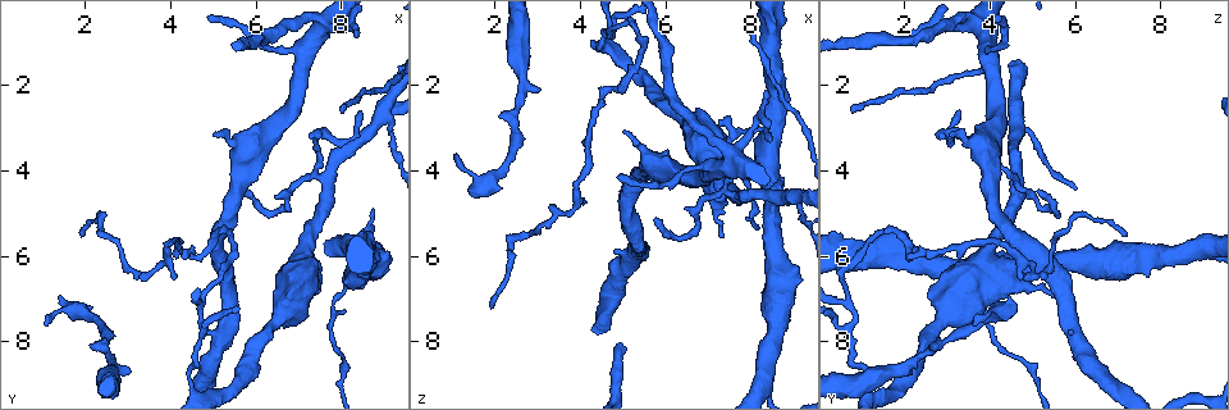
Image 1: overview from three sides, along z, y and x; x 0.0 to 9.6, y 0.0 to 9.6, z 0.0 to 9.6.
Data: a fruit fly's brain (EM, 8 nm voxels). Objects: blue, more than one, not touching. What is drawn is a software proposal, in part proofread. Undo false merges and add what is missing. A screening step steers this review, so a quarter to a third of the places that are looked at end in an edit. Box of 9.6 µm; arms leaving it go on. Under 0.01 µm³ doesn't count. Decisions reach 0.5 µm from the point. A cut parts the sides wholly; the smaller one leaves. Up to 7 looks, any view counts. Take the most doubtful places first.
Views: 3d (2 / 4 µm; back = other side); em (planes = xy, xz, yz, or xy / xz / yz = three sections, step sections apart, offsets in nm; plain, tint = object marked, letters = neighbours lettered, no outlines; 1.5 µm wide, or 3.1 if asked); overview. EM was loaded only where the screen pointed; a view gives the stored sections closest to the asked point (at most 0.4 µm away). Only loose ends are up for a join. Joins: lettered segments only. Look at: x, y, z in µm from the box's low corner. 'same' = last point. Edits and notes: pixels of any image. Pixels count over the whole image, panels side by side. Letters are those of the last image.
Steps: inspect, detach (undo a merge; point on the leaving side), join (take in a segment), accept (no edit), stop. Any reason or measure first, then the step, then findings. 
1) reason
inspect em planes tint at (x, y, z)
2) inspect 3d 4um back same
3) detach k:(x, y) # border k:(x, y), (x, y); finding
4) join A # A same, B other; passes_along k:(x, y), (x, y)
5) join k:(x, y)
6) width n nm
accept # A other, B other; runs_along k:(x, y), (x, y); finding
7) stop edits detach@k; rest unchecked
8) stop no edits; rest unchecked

branch stops here
inspect 3d 2um at (8.35, 0.80, 2.20)

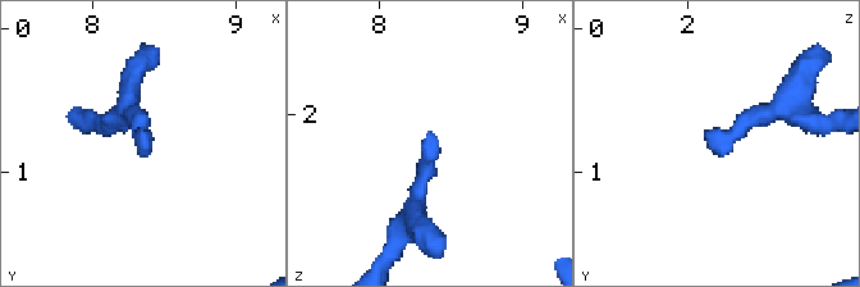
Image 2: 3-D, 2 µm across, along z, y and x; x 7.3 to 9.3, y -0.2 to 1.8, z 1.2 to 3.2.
need the tissue
inspect em xz step 4 letters at (8.38, 0.84, 2.12)

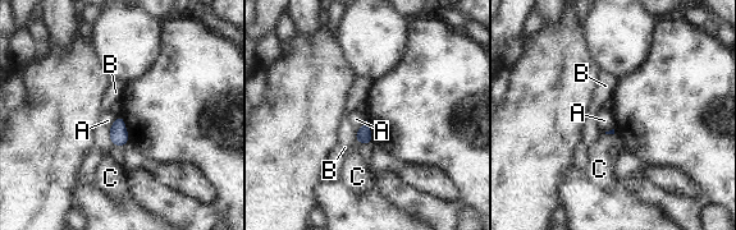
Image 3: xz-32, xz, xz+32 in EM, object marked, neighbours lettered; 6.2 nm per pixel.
cut it another way
inspect em planes letters same

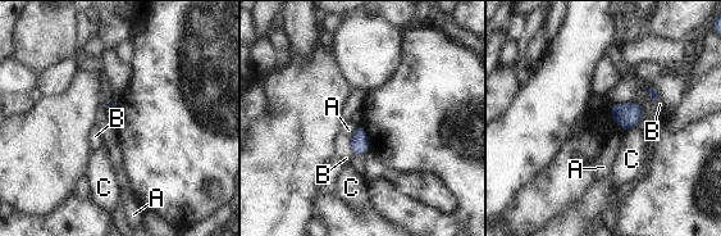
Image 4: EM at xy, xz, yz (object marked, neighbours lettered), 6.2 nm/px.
accept # A other, B other, C other; border 4:(357, 126), (350, 137); none of them fits

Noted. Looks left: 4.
free end
inspect 3d 2um at (7.40, 6.90, 5.60)

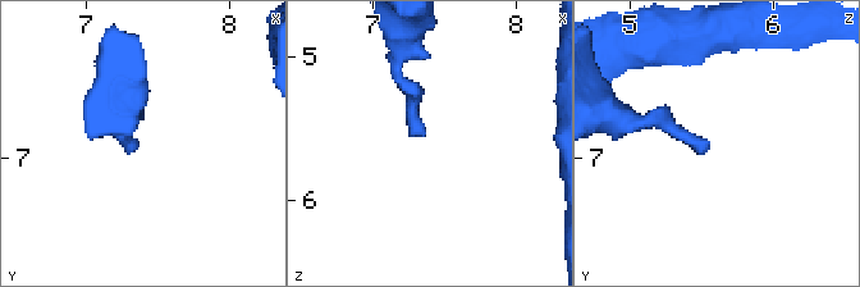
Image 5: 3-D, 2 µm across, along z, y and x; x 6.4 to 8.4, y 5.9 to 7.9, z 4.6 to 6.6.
inspect em yz step 8 tint at (7.38, 6.94, 5.54)

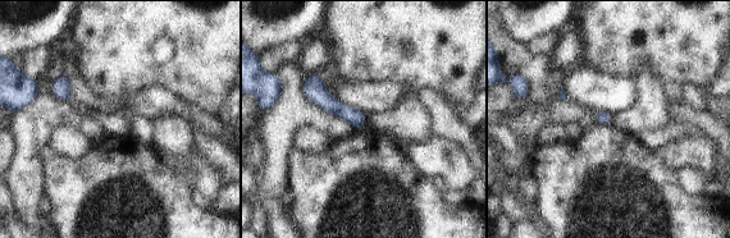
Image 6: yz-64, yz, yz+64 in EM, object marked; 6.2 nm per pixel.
inspect em planes letters same

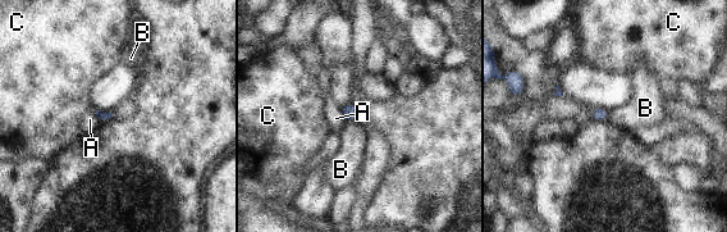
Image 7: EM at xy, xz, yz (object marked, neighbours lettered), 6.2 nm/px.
accept # A other, B other, C other; border 7:(344, 119), (353, 122); none of them fits

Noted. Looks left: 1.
stop no edits; rest unchecked

